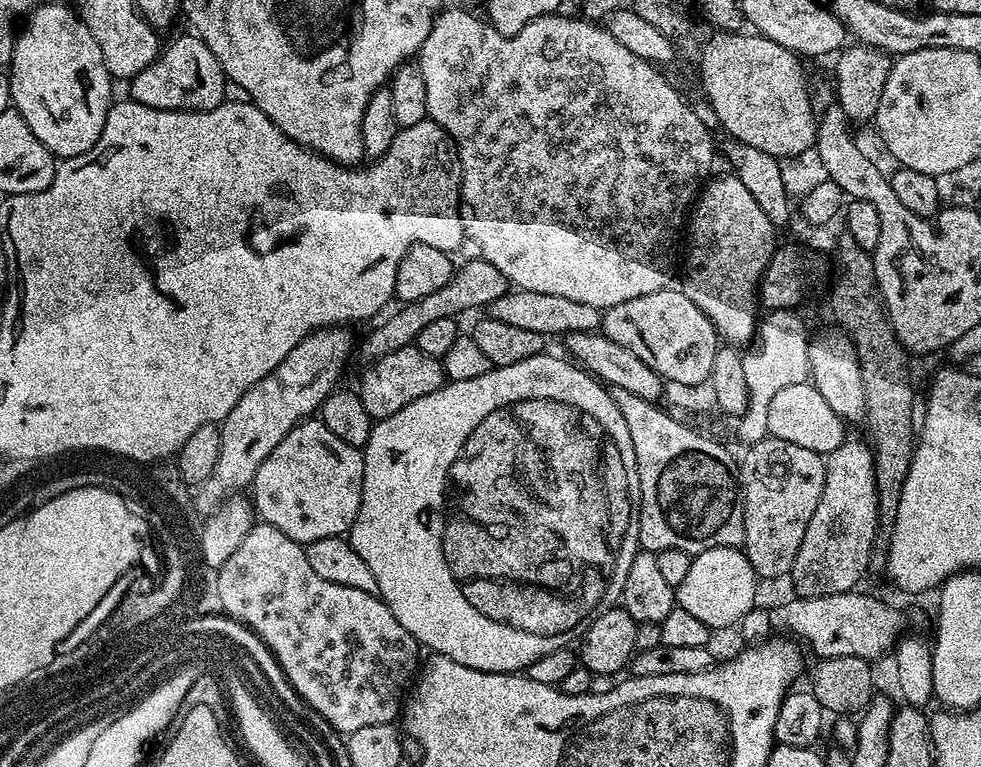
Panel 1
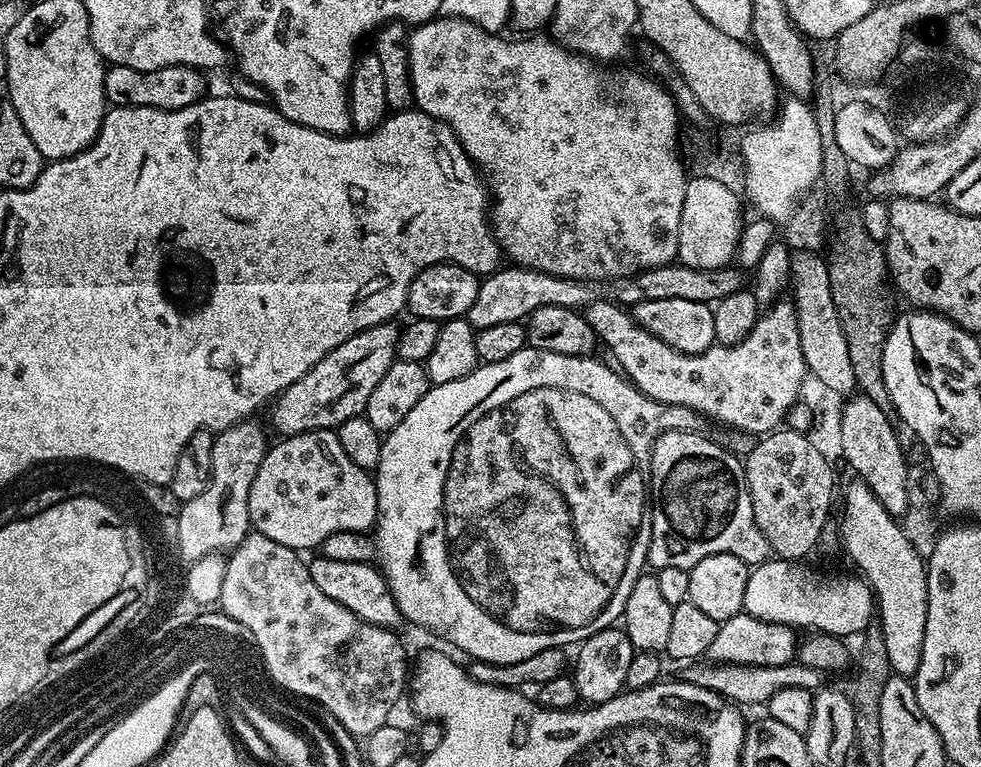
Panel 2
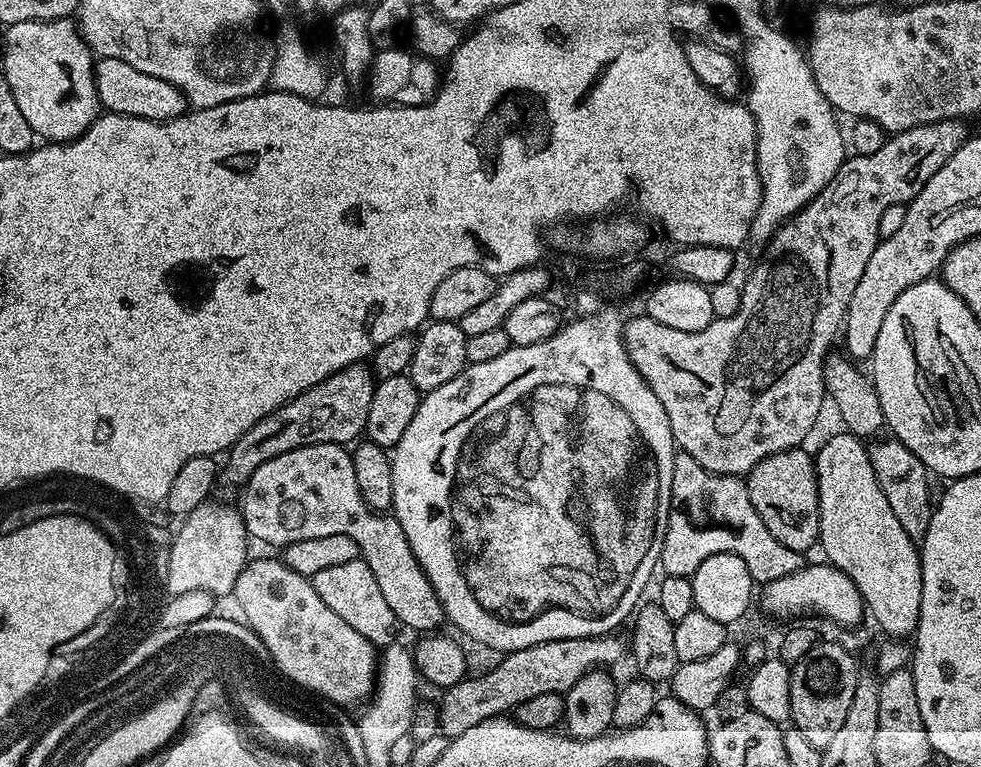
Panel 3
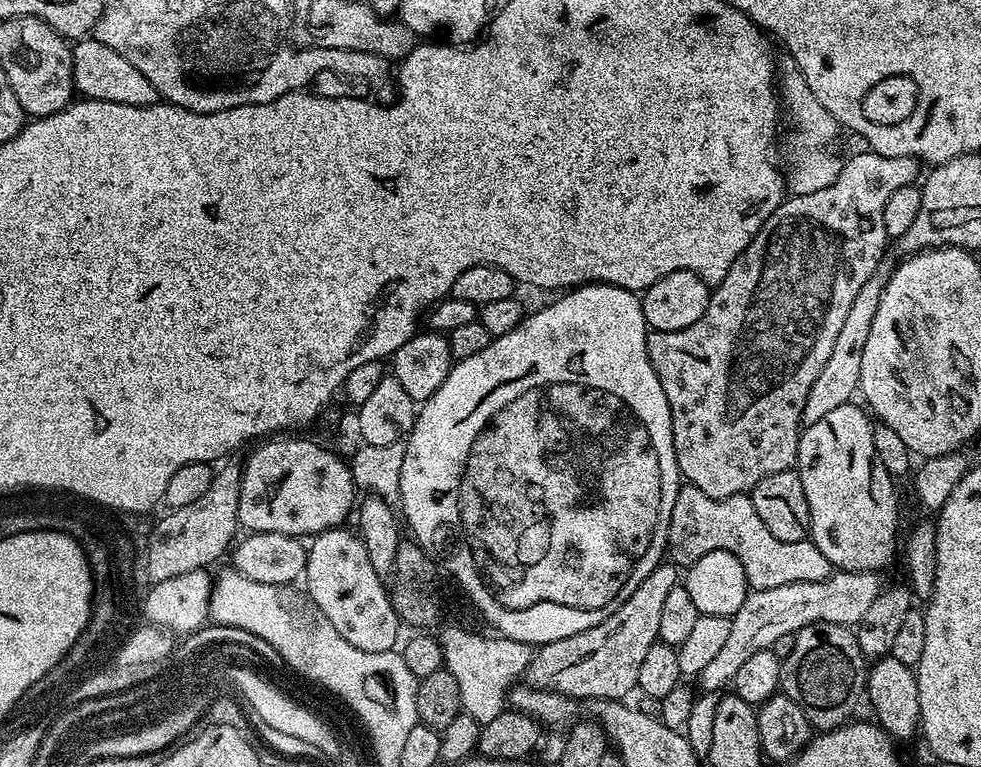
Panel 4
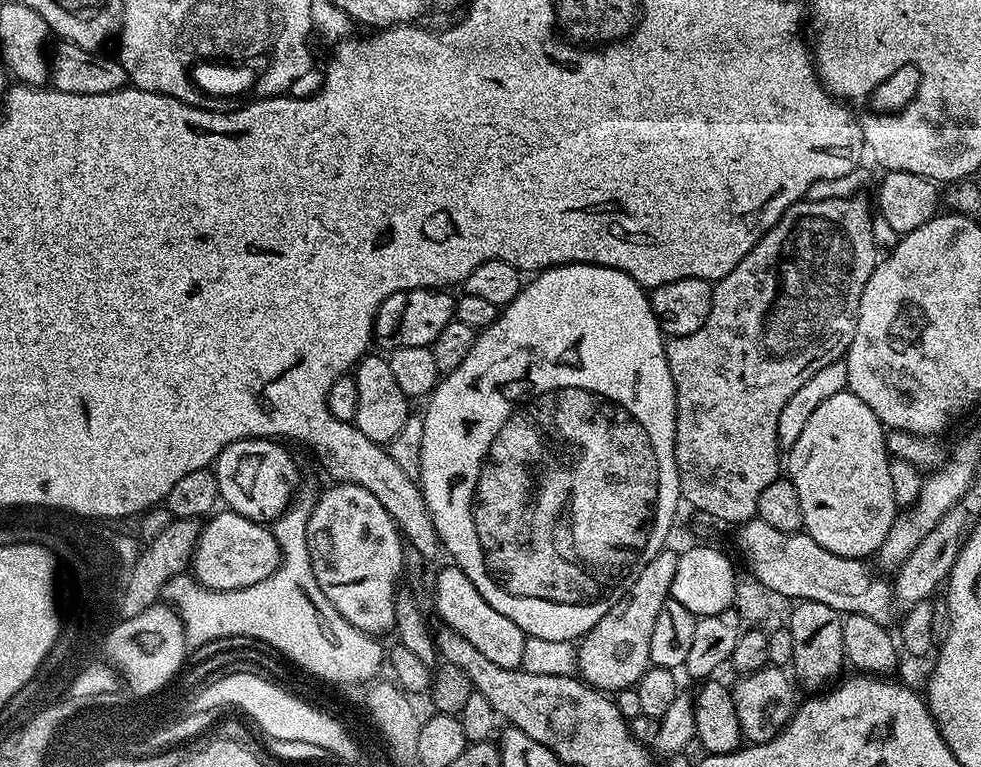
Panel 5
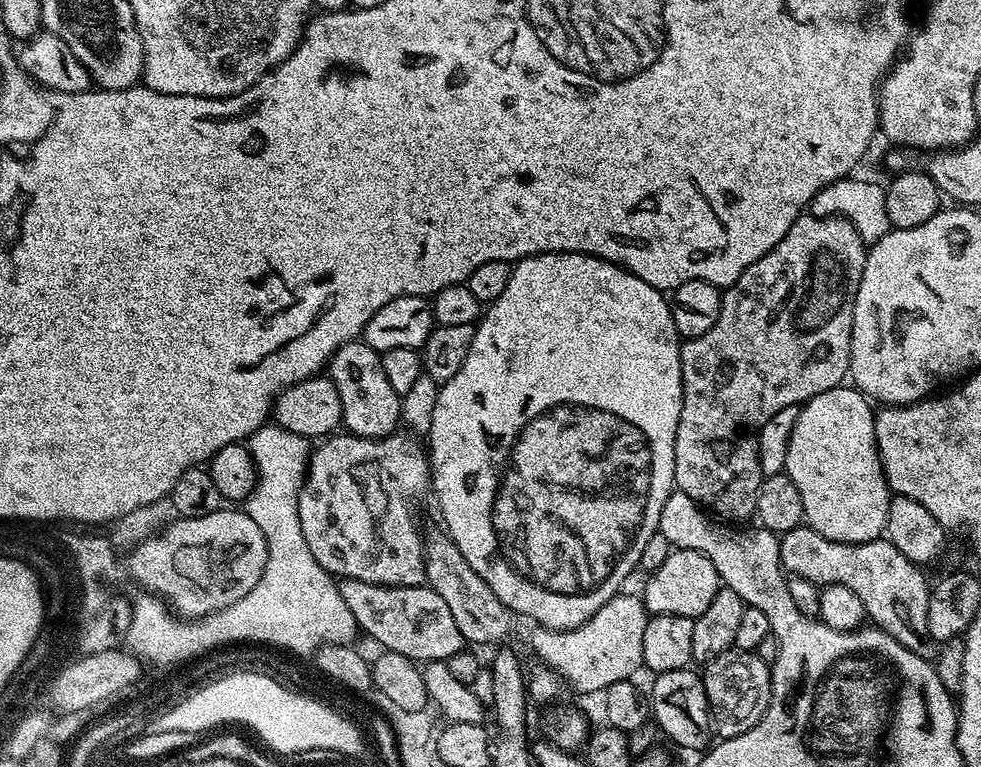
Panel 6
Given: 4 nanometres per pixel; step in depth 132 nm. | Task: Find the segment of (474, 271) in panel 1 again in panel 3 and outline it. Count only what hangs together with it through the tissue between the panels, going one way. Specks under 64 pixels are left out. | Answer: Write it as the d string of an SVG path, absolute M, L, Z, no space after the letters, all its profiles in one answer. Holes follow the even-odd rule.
M361 362L330 374L330 378L318 382L318 386L310 386L310 390L254 422L254 426L232 444L226 453L228 461L219 469L219 483L228 488L243 489L262 462L270 462L270 458L278 458L278 454L286 454L286 450L298 450L304 444L348 446L359 441L364 436L366 414L370 414L370 398L374 398L376 385L371 367Z

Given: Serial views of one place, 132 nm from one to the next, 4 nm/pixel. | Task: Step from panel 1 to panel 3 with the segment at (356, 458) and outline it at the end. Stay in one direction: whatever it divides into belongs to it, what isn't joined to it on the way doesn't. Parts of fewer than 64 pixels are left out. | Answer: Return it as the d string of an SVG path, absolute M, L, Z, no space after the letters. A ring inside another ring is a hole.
M304 444L298 450L286 450L286 454L278 454L278 458L270 458L270 462L262 462L258 470L242 489L244 504L244 524L248 528L249 537L253 541L261 540L264 544L283 546L294 542L303 542L306 538L327 538L330 534L346 534L358 542L361 557L370 566L382 595L390 610L394 610L397 621L404 624L416 634L428 634L441 623L445 623L444 607L430 586L430 578L422 570L414 550L410 550L410 542L406 538L406 530L391 514L374 512L362 498L362 490L358 490L358 482L354 478L354 462L352 453L343 444Z

